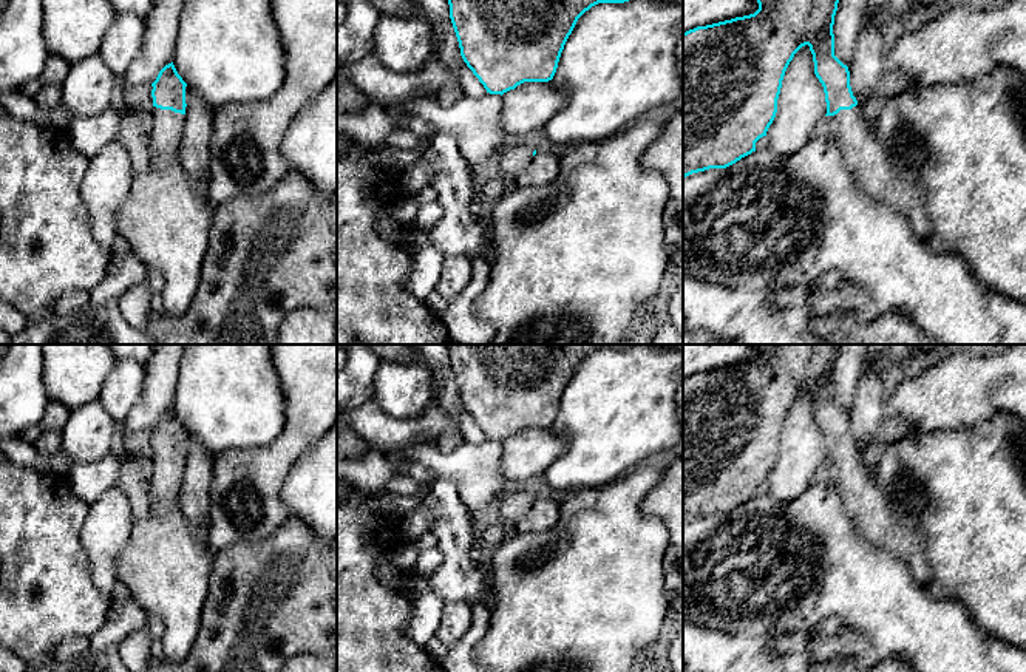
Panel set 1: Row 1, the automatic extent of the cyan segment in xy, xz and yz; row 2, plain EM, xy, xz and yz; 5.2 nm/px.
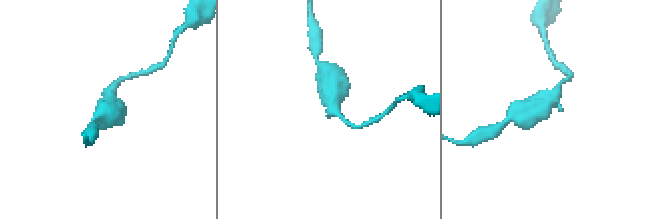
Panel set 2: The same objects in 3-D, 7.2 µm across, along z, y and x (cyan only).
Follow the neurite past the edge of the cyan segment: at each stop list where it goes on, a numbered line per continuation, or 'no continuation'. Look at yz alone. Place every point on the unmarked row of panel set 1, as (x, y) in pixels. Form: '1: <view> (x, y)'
1: yz (867, 505)

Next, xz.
1: xz (513, 504)

